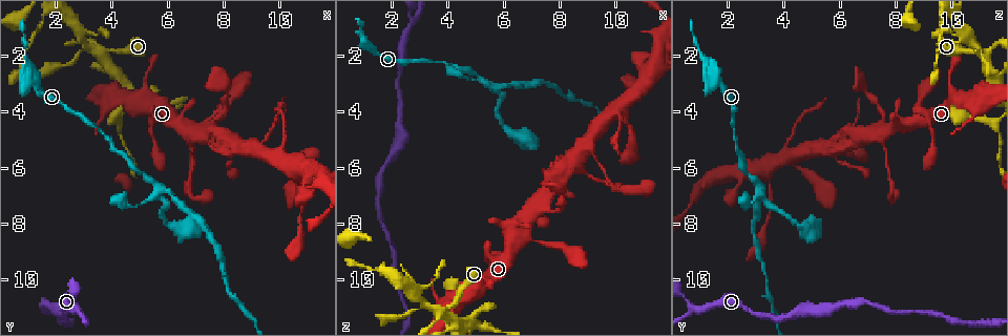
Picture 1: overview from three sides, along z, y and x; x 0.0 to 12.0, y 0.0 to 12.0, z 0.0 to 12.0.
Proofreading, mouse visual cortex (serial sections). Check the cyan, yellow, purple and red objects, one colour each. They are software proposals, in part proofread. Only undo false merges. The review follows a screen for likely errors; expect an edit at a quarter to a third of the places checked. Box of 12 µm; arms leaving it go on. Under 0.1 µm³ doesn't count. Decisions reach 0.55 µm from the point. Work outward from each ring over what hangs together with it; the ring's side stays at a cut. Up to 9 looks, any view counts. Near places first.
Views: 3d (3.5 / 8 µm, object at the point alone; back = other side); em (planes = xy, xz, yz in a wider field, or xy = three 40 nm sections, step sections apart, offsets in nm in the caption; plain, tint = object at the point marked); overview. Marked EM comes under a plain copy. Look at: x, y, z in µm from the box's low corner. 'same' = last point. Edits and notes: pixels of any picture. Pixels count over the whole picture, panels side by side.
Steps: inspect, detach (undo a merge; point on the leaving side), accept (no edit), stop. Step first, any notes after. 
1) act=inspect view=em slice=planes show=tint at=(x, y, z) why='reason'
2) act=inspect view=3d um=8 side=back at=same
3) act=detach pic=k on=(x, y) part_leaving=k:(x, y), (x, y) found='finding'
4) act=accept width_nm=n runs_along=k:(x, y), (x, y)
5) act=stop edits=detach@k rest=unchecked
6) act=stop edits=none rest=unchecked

act=inspect view=3d um=8 at=(2.8, 11.1, 0.8) why='three-way junction'

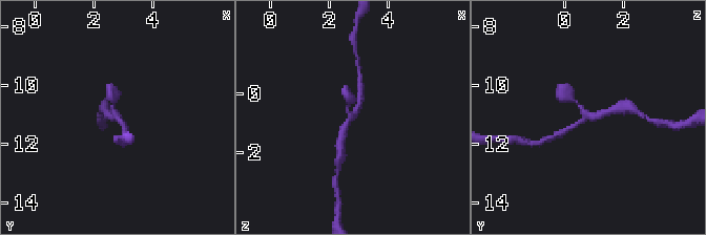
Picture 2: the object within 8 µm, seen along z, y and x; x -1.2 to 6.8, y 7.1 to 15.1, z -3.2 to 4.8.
act=inspect view=3d um=3.5 at=(2.8, 11.0, 0.7)

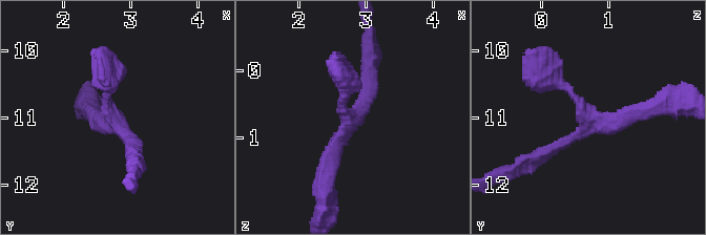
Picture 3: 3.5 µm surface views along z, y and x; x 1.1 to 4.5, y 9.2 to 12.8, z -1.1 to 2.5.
act=inspect view=em slice=xy step=1 show=tint at=(2.80, 11.10, 0.75) arms=3 arm_widths_nm=150,200,250

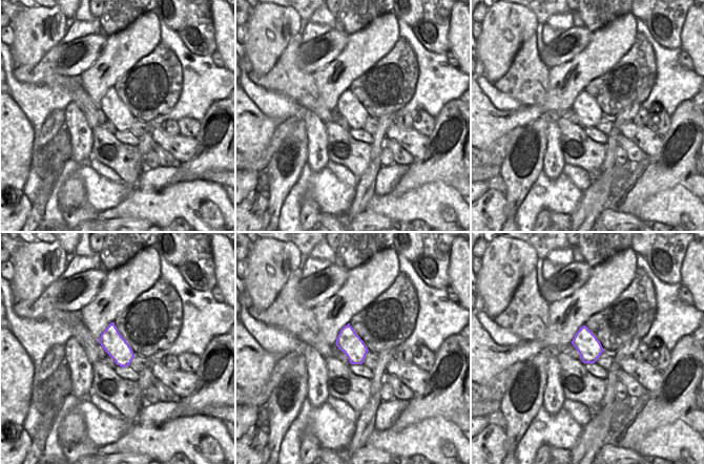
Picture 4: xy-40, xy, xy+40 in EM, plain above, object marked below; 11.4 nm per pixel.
act=accept runs_along=3:(649, 108), (599, 125), (551, 73) found='continuous, no second cell'

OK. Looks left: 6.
act=inspect view=3d um=8 at=(5.7, 6.8, 3.2) why='a fork'

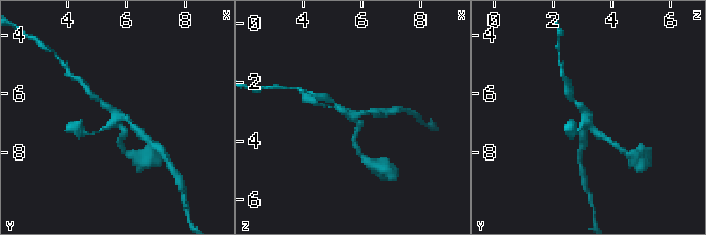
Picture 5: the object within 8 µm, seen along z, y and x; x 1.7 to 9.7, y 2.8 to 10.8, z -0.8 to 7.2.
act=inspect view=em slice=xy step=2 show=tint at=(5.7, 6.8, 3.1)

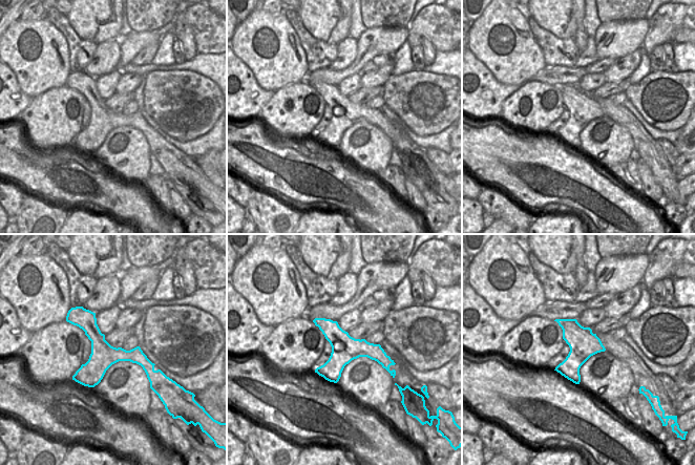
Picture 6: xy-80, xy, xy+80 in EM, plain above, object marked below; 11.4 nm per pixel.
act=accept width_nm=320 runs_along=5:(572, 99), (601, 136) found='one cell here'

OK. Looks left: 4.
act=inspect view=3d um=3.5 at=(10.4, 6.1, 3.4) why='small branch off a trunk'

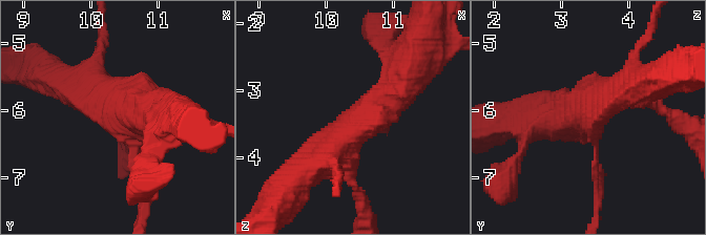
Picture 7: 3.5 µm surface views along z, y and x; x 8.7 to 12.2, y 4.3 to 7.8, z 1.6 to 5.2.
act=inspect view=em slice=xy step=3 show=tint at=(10.45, 6.10, 3.40) arms=3 arm_widths_nm=100,450,600

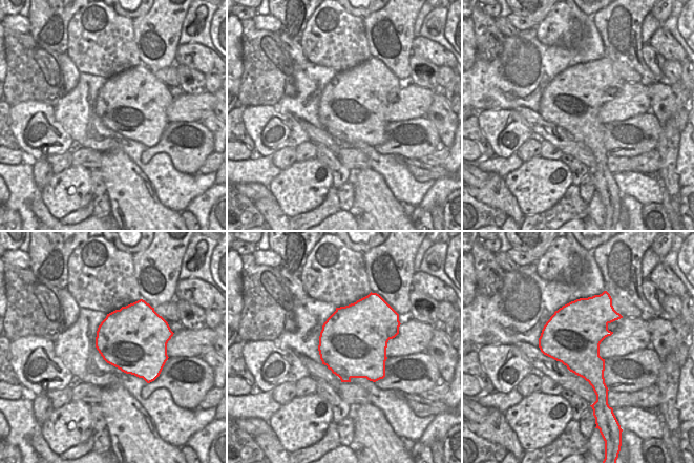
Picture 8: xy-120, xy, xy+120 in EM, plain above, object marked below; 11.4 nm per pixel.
act=inspect view=em slice=planes show=tint at=same why='another direction'

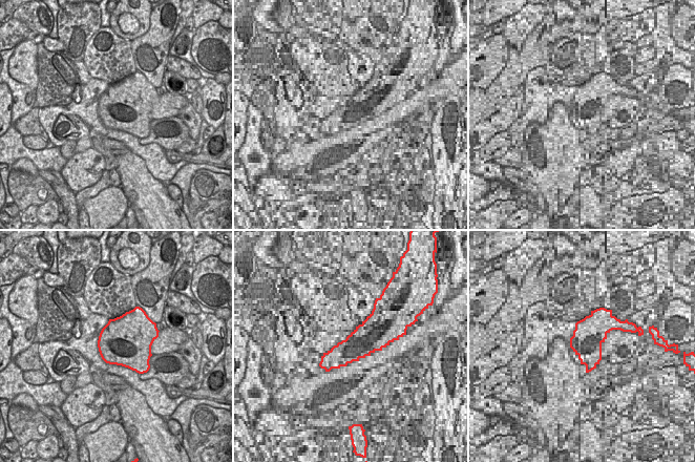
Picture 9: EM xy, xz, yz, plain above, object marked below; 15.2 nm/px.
act=accept runs_along=7:(84, 89), (117, 95), (149, 176) found='continuous, no second cell'

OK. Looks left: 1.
act=stop edits=none rest=unchecked

